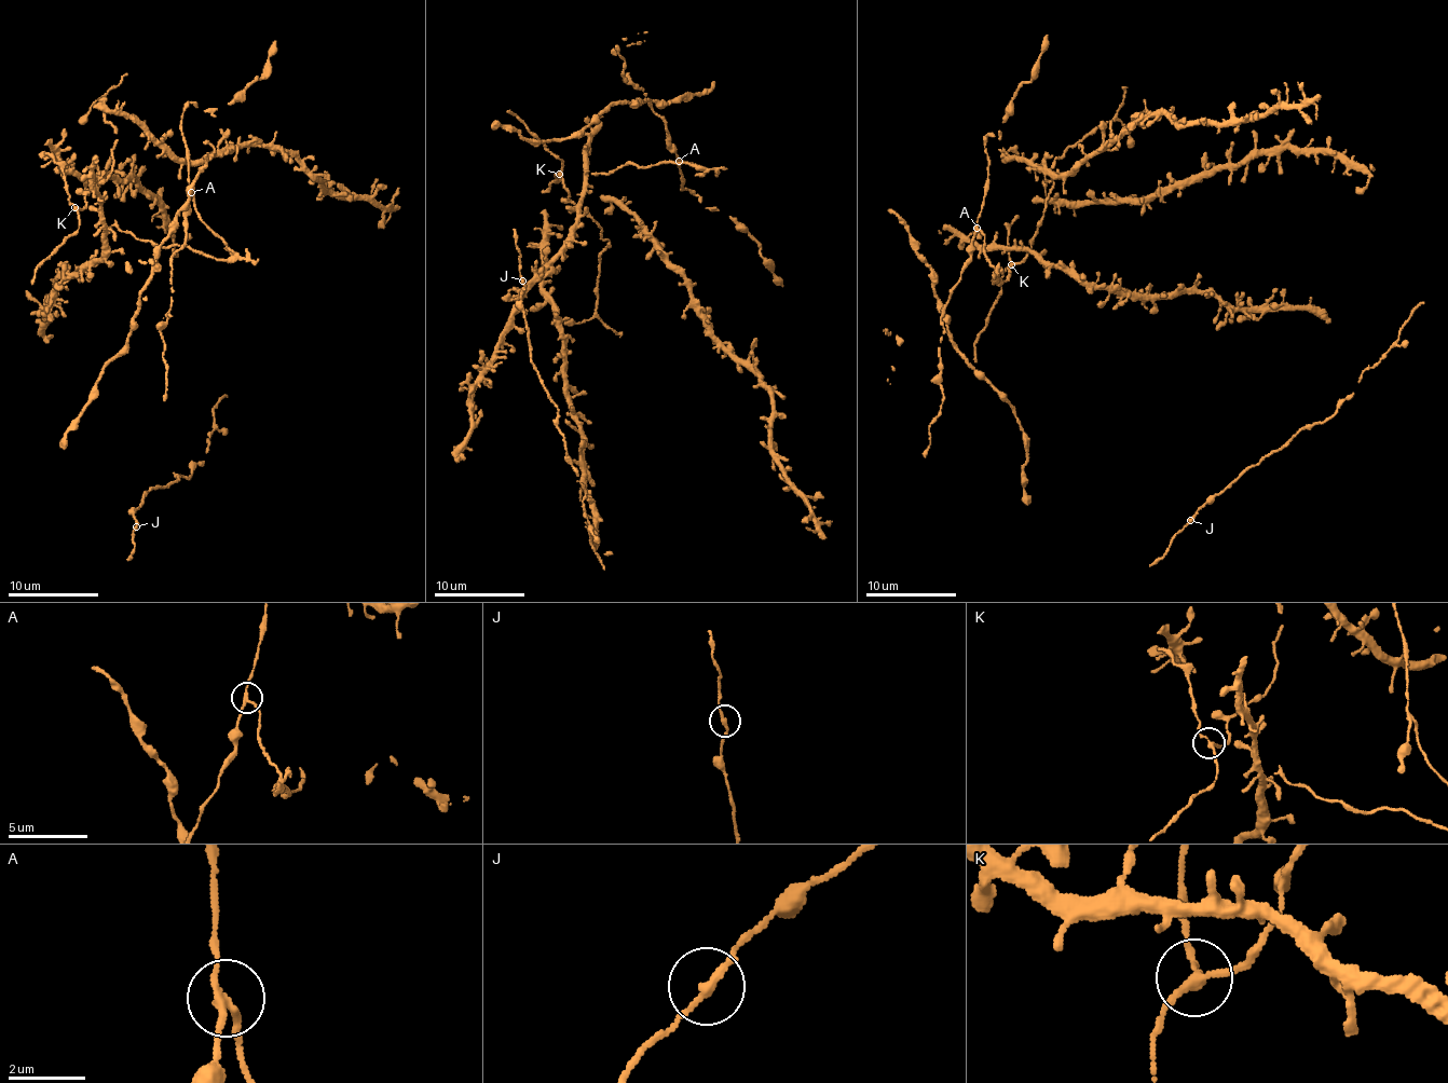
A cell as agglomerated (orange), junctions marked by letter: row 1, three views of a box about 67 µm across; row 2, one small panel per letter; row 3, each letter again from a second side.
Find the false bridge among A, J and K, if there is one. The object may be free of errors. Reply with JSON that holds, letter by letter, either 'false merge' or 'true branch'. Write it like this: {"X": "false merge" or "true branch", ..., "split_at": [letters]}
{"A": "false merge", "J": "true branch", "K": "true branch", "split_at": ["A"]}

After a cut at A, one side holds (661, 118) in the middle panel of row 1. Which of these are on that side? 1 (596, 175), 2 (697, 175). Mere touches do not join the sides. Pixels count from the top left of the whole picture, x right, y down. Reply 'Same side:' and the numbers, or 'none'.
Same side: none

